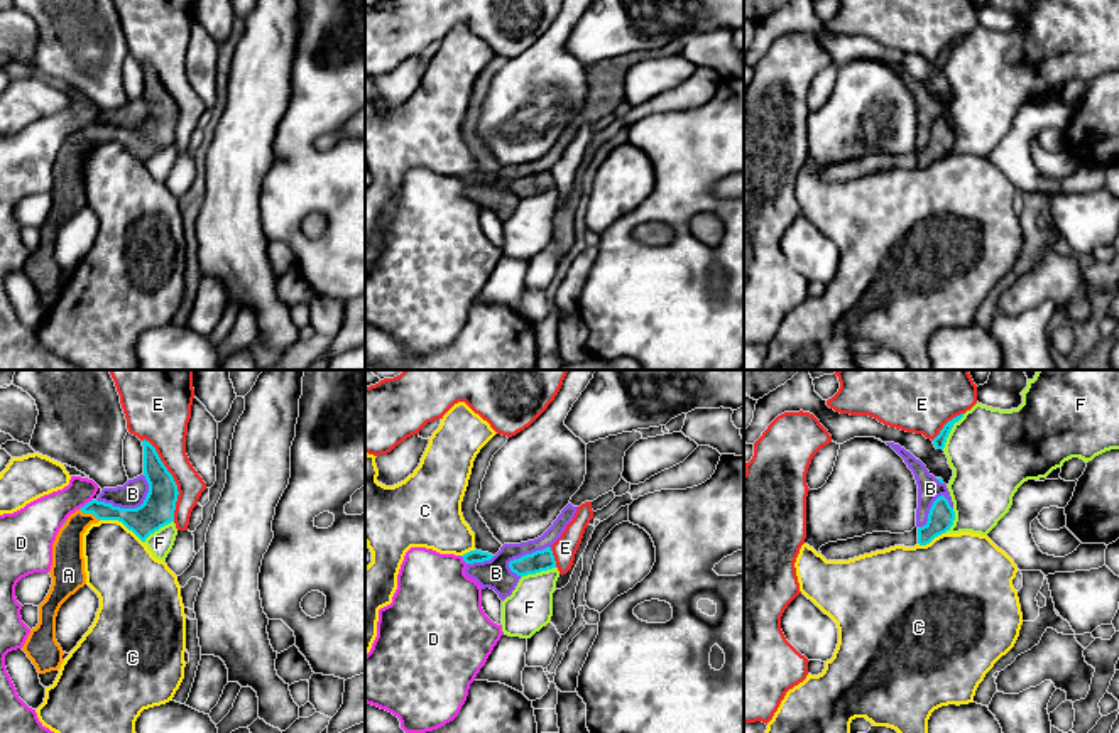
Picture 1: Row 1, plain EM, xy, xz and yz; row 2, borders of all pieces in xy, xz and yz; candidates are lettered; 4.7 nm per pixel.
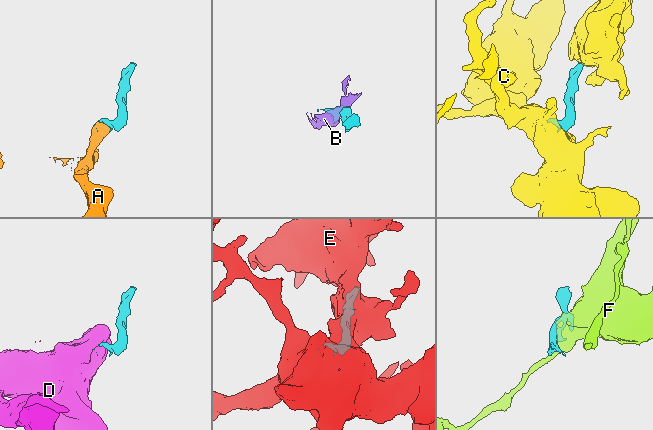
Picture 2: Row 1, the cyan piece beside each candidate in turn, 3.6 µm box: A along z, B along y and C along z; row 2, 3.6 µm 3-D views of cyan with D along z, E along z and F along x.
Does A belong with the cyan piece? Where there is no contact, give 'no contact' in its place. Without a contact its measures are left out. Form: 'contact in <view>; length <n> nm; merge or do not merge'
contact in xy; length 110 nm; merge

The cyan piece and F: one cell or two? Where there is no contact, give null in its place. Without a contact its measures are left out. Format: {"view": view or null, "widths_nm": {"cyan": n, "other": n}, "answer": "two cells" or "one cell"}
{"view": "yz", "widths_nm": {"cyan": 60, "other": 400}, "answer": "two cells"}

